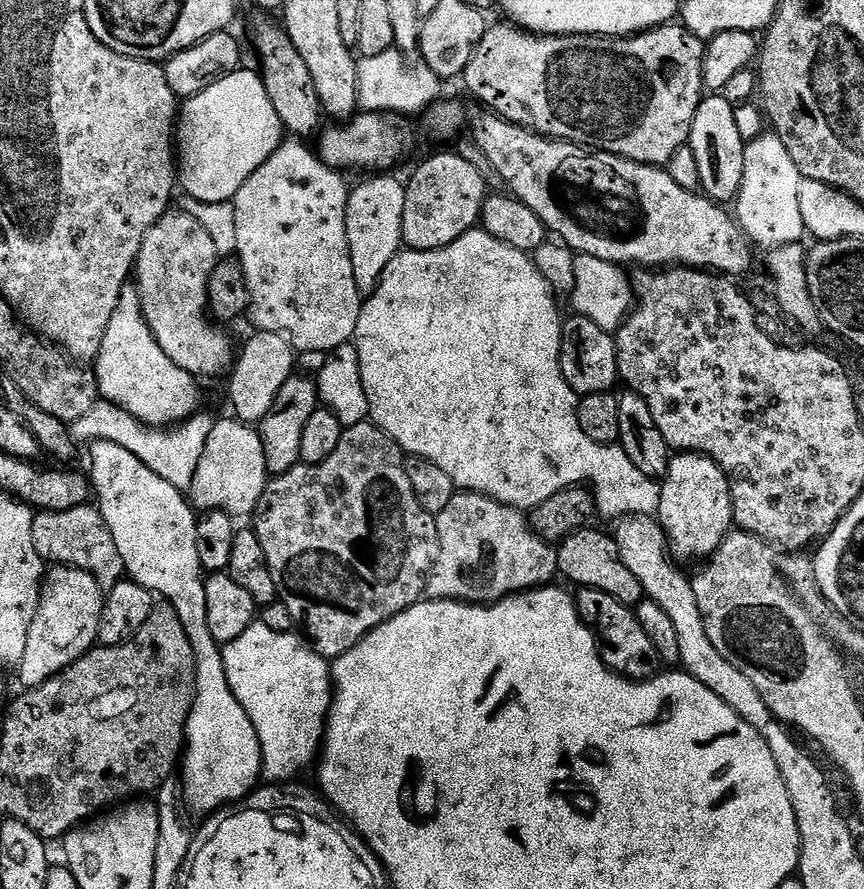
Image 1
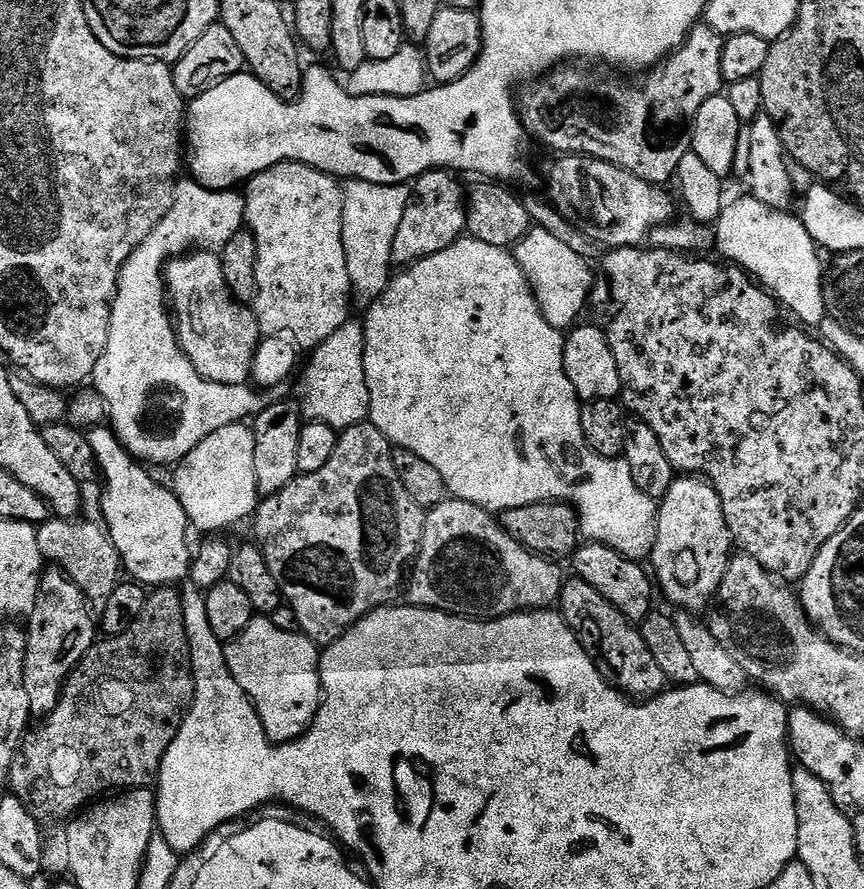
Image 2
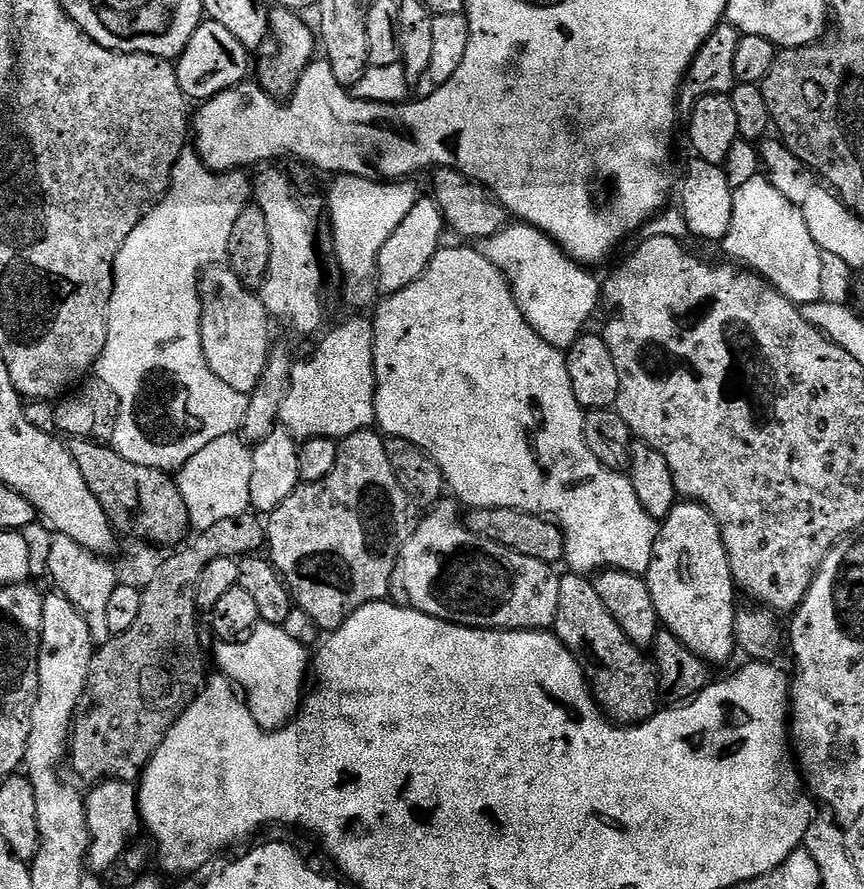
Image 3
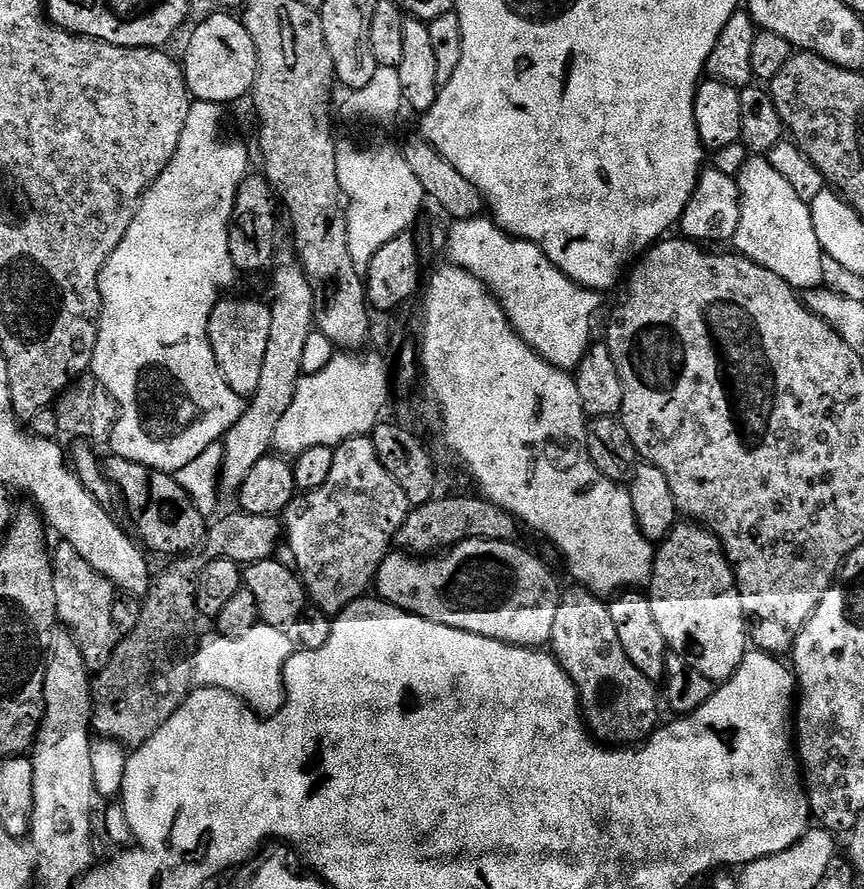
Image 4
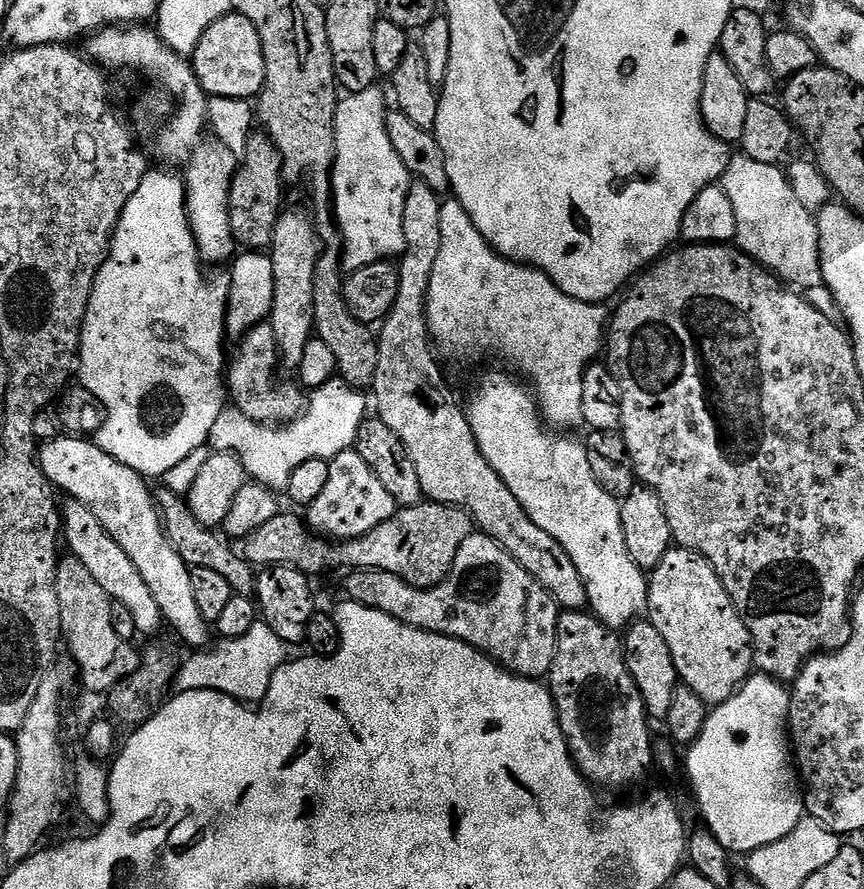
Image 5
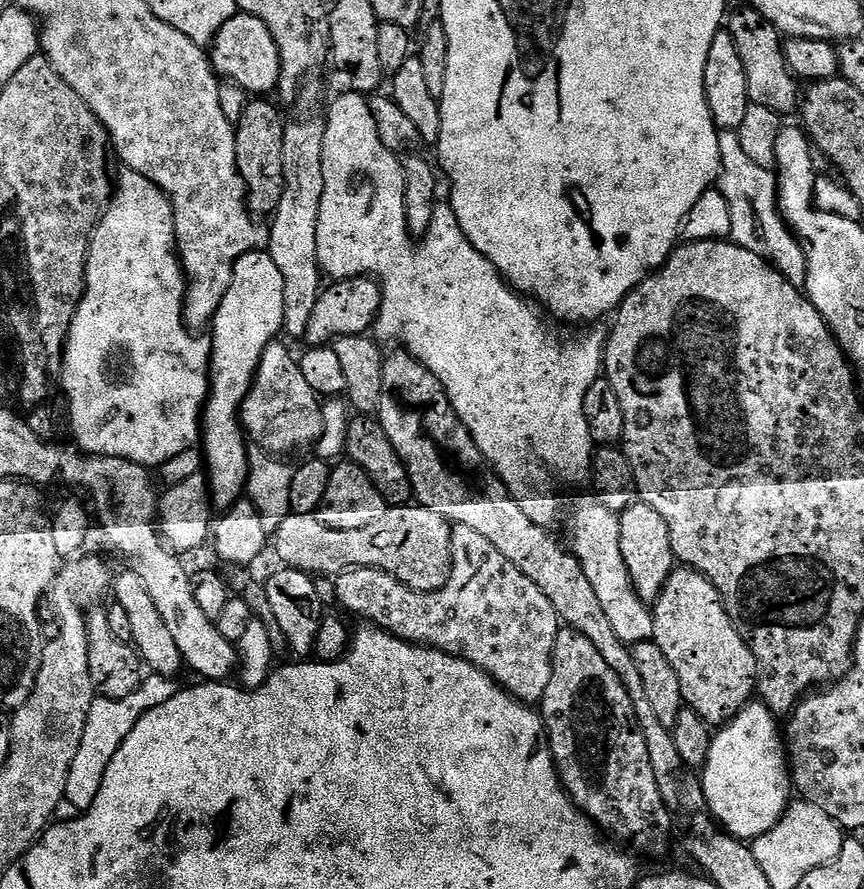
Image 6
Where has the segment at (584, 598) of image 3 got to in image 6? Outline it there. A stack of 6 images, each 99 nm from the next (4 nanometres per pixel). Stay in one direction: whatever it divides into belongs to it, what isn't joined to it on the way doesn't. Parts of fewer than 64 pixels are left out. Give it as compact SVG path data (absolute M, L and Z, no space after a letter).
M561 627L554 642L550 686L538 711L548 729L556 773L576 807L601 833L617 836L612 837L617 841L633 840L644 852L662 851L668 844L673 813L658 794L630 694L586 634Z

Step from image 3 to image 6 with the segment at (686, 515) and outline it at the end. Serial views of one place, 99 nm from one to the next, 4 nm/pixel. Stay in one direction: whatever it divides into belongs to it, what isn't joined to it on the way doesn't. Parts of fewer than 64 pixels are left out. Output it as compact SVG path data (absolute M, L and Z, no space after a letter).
M683 566L677 567L656 597L652 617L654 640L658 646L662 646L662 654L670 658L670 666L674 666L678 682L682 682L682 698L685 705L694 709L710 726L730 723L757 695L758 673L754 654L734 626L730 614L724 609L718 590L700 572Z

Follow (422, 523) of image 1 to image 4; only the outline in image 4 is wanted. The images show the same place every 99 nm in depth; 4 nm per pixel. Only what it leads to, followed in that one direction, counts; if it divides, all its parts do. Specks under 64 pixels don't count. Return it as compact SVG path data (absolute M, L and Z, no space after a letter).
M371 435L351 436L335 447L334 467L331 468L326 482L318 490L300 492L292 497L288 508L282 513L282 536L292 555L294 571L304 583L304 591L315 607L322 609L333 618L349 608L364 592L373 587L378 566L387 558L393 547L402 522L406 522L410 505L402 486L386 474L386 466L378 462L378 450L374 450Z

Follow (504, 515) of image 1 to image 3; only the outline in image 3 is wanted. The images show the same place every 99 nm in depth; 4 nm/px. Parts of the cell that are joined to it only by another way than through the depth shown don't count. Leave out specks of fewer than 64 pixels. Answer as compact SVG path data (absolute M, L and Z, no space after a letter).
M442 498L412 529L394 566L391 603L464 628L505 632L551 629L558 614L557 569L471 532L459 510L455 499Z

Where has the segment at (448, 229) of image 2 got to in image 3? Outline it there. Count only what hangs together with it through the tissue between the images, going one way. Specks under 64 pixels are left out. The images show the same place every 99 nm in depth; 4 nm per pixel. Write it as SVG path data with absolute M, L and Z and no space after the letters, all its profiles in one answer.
M435 198L427 199L417 199L410 214L402 218L402 226L398 226L398 230L394 230L390 238L386 238L386 246L382 246L378 254L378 282L381 293L391 294L406 290L410 282L414 282L423 274L434 254L442 247L440 239L443 238L444 232L446 233L444 215Z

